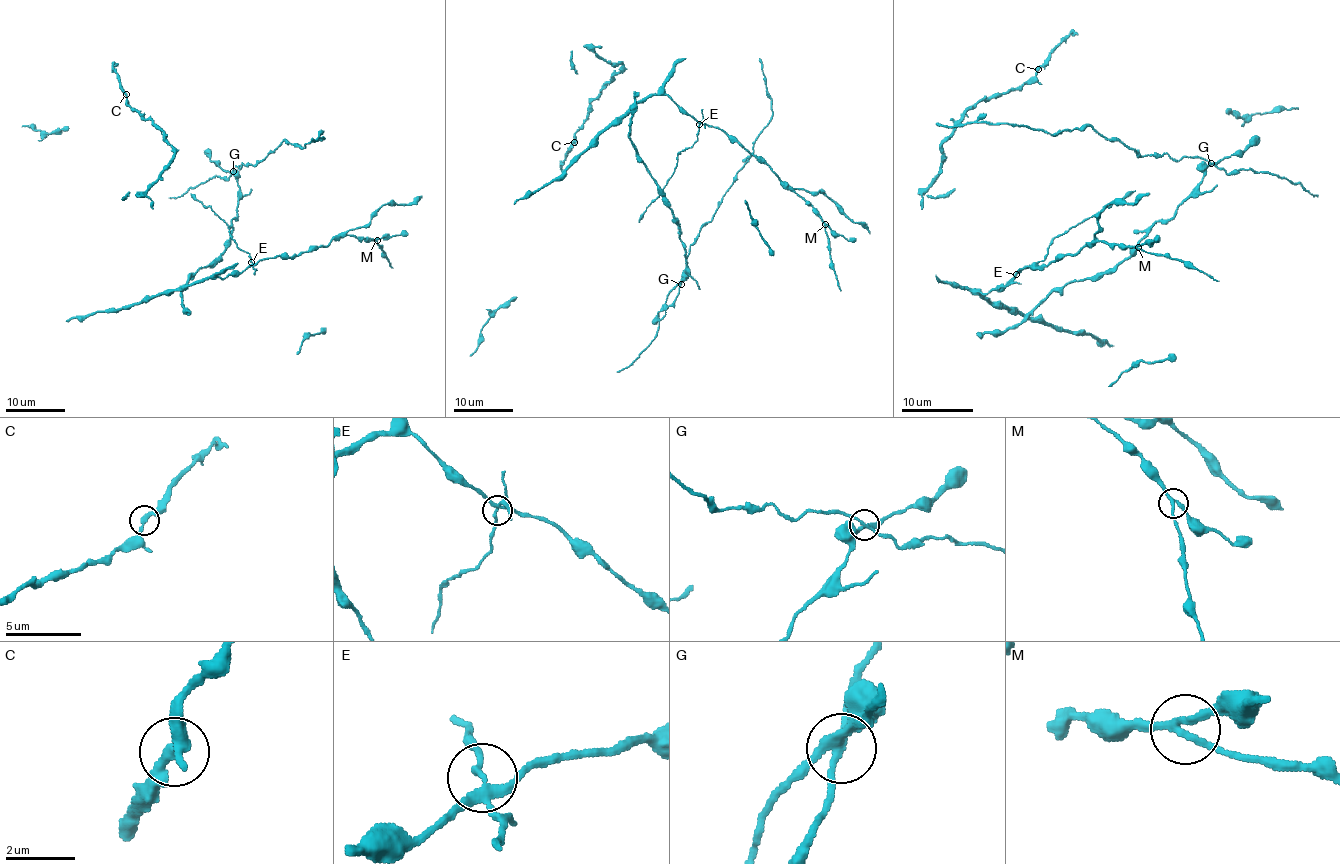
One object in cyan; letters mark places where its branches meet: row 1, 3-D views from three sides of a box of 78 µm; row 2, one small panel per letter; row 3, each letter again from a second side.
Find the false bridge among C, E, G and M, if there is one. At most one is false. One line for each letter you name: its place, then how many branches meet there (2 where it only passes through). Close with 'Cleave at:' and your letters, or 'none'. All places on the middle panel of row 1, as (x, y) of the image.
G: (681, 284) | 4
Cleave at: G

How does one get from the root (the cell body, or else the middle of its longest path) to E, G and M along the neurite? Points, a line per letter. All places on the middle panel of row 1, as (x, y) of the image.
E: (629, 131), (621, 120), (637, 103), (654, 95), (668, 95), (699, 124)
G: (629, 131), (629, 139), (639, 160), (679, 226), (688, 273), (680, 284)
M: (629, 131), (621, 120), (637, 103), (654, 95), (668, 95), (698, 121), (724, 130), (758, 157), (825, 224)

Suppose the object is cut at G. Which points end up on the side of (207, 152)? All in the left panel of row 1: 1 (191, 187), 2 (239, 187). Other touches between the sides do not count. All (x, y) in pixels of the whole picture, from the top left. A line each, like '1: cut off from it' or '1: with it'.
1: cut off from it
2: with it

